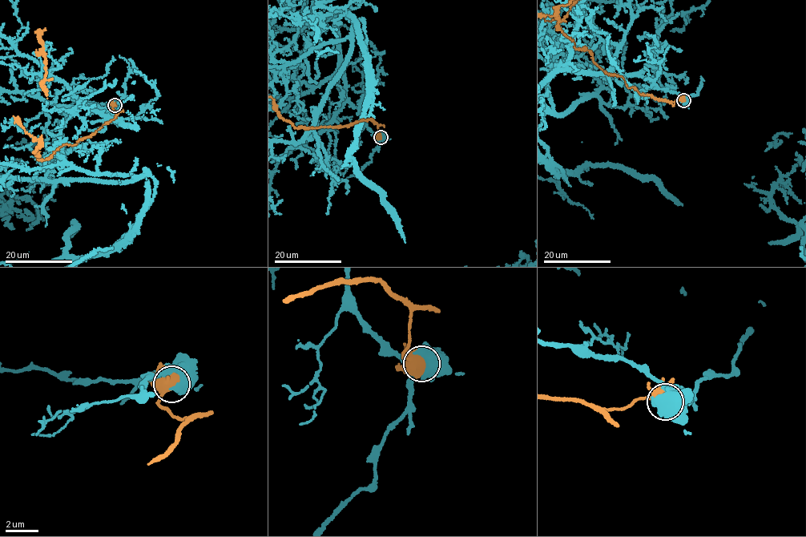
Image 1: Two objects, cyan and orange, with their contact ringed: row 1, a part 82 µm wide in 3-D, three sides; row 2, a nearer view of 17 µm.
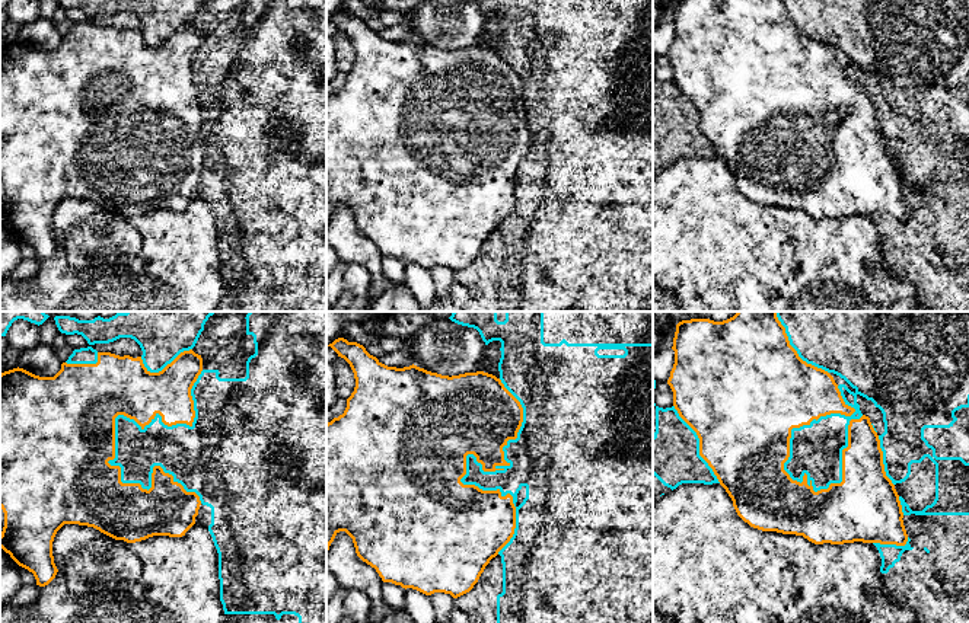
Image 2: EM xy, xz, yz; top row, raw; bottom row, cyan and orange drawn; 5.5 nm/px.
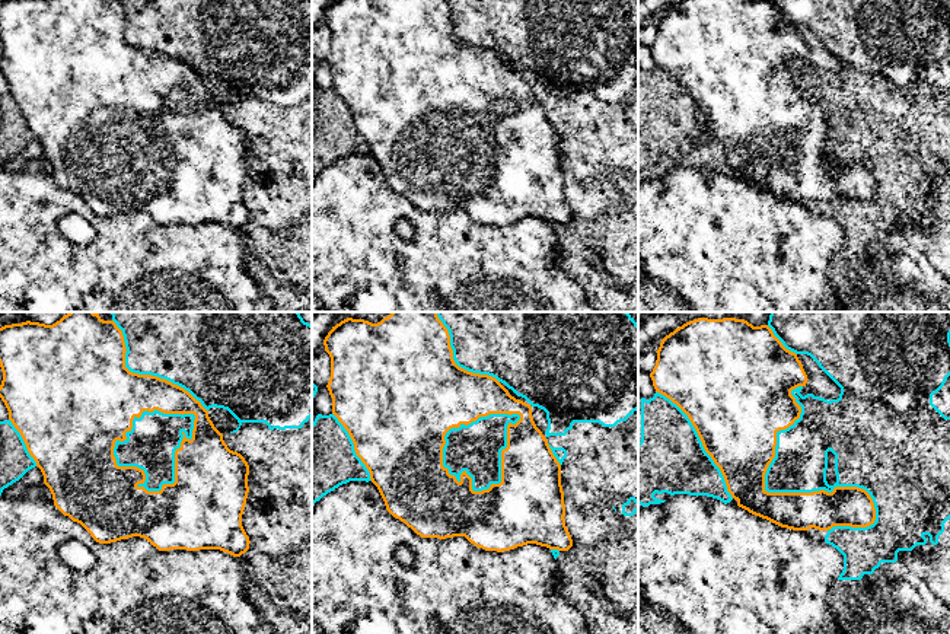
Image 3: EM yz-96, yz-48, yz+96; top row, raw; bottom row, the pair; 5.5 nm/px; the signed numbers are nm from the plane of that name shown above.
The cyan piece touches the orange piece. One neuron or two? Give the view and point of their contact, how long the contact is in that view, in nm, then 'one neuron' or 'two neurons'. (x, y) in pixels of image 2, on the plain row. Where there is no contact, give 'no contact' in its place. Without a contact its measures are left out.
xy (146, 99) | 750 nm | two neurons

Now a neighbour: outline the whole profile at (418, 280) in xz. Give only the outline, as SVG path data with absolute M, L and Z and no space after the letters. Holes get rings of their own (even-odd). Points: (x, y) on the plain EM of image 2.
M405 263L405 287L409 288L415 301L425 307L437 300L436 287L430 269L425 269L417 263Z

